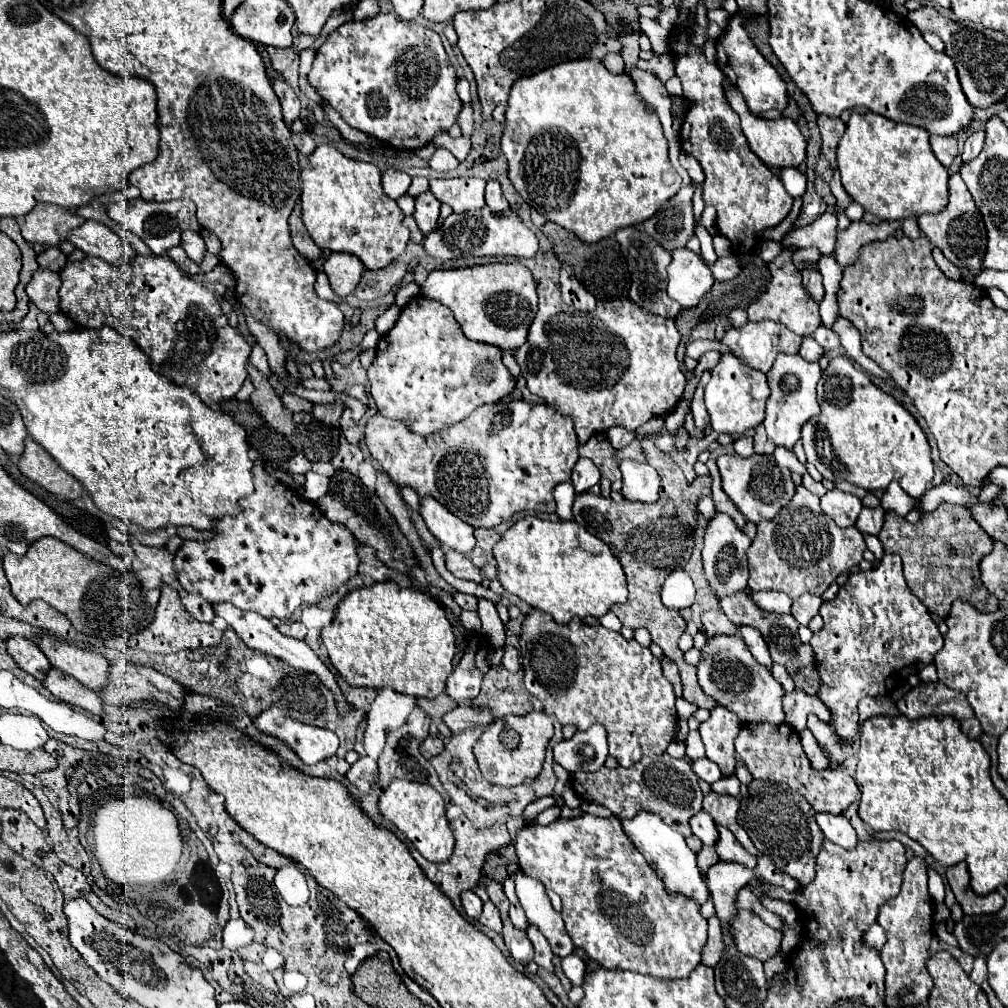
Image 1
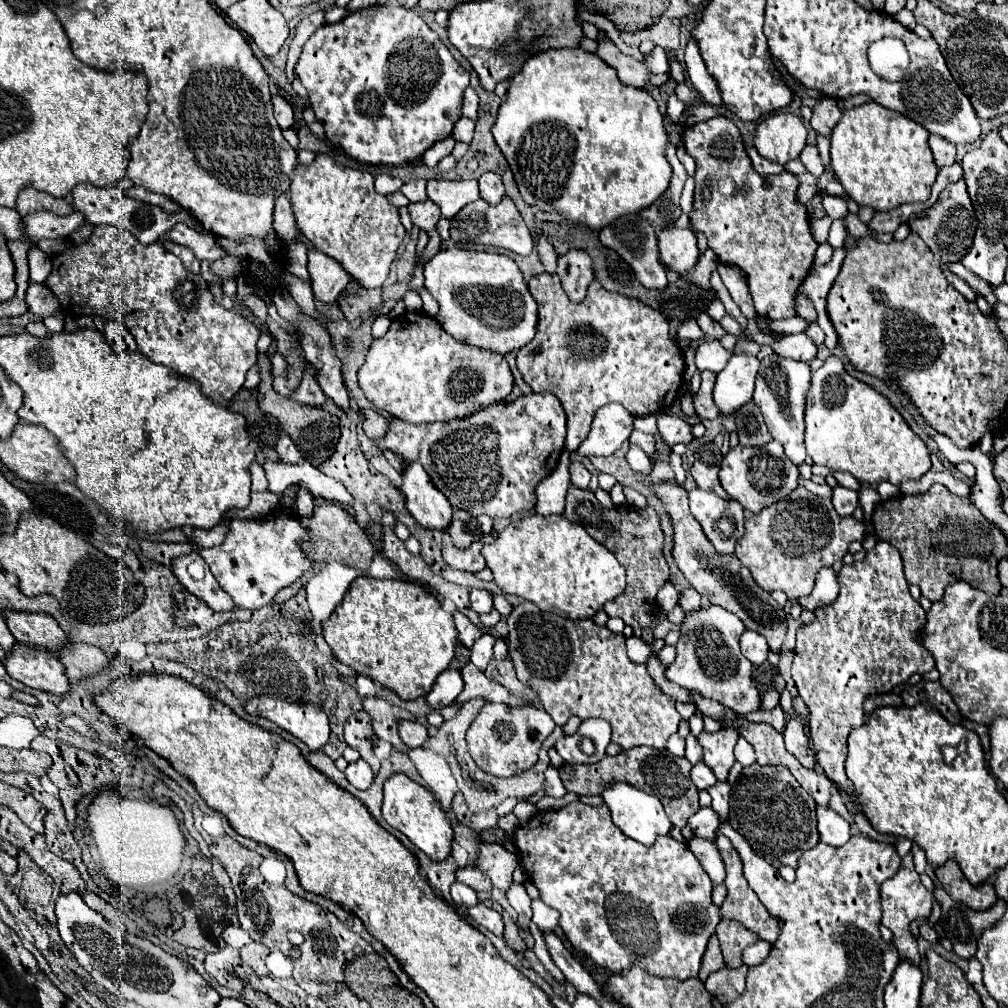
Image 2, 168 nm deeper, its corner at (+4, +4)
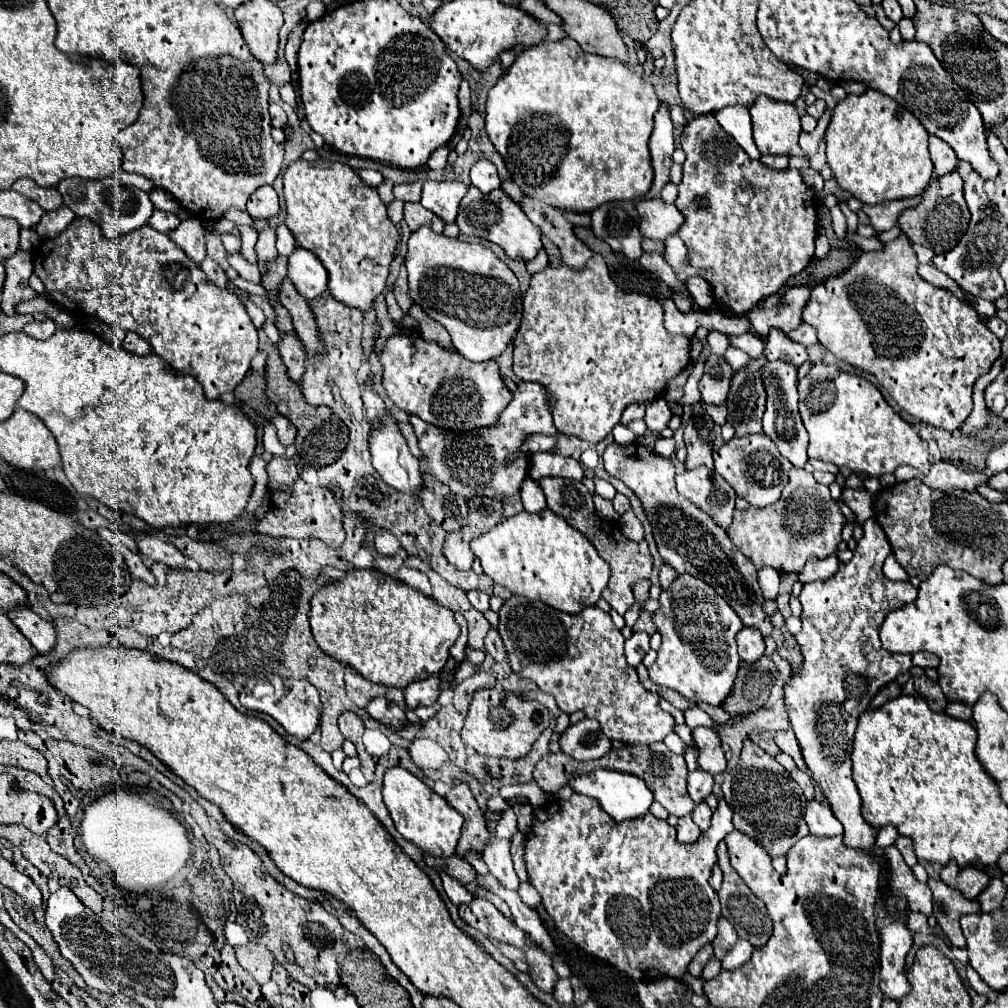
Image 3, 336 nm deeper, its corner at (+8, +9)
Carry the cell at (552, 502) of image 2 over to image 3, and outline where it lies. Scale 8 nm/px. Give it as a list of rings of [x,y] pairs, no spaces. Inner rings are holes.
[[[525,479],[525,481],[523,481],[521,499],[523,499],[525,511],[529,511],[529,513],[537,513],[537,511],[543,511],[543,509],[547,507],[545,495],[543,495],[541,487],[539,487],[533,479]]]

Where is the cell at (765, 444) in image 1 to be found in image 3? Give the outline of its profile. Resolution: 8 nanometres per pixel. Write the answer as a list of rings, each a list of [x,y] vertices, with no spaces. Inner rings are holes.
[[[765,355],[751,359],[743,371],[737,371],[731,381],[727,409],[727,423],[735,429],[735,437],[745,437],[751,433],[761,433],[761,417],[765,411],[767,393],[761,379],[761,367],[765,363]]]

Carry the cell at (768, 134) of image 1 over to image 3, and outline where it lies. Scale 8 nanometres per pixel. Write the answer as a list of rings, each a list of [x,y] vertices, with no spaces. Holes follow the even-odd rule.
[[[757,97],[753,103],[753,139],[763,155],[803,155],[799,149],[801,121],[793,103]]]

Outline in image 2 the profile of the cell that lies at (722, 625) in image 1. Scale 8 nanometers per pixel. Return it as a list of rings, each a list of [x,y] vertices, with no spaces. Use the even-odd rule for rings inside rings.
[[[693,588],[687,590],[687,592],[681,592],[681,598],[679,598],[679,604],[685,612],[695,612],[699,608],[703,608],[703,596],[699,596]]]

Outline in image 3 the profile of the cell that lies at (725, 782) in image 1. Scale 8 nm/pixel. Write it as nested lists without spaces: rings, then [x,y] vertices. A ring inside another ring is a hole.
[[[571,795],[567,801],[553,801],[535,809],[535,823],[527,833],[525,863],[529,881],[539,891],[557,929],[561,929],[583,951],[609,961],[631,979],[647,981],[663,975],[679,977],[685,983],[691,983],[697,995],[703,995],[703,979],[691,977],[687,965],[695,953],[717,935],[717,919],[721,915],[719,897],[709,885],[709,877],[717,863],[715,849],[731,829],[735,827],[725,799],[719,799],[719,807],[713,813],[713,825],[701,833],[695,843],[683,845],[675,837],[675,827],[651,813],[641,815],[639,819],[615,823],[595,799]]]

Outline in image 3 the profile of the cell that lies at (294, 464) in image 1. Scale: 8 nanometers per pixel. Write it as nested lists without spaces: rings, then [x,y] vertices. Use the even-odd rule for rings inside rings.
[[[277,415],[273,419],[273,425],[277,429],[277,437],[279,437],[281,445],[285,445],[285,447],[293,445],[293,441],[295,441],[295,425],[287,417],[283,417],[283,415]]]

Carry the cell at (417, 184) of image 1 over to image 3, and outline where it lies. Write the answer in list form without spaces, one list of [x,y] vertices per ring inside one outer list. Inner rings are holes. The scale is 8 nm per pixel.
[[[419,181],[417,183],[407,183],[407,185],[395,185],[393,195],[395,195],[395,199],[401,199],[401,201],[419,203],[421,187],[423,187],[423,183],[419,183]]]

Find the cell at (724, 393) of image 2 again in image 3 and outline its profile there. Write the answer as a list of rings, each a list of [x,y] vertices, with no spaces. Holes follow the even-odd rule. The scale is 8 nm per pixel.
[[[729,347],[727,353],[725,353],[725,357],[727,357],[727,361],[731,363],[733,371],[739,371],[739,369],[741,369],[743,365],[747,365],[747,361],[749,361],[749,355],[743,353],[743,351],[737,349],[737,347]]]

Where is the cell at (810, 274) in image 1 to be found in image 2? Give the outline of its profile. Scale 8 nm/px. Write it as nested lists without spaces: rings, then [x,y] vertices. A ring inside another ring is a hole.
[[[797,296],[797,298],[795,298],[795,308],[797,308],[799,316],[803,316],[803,318],[809,320],[809,322],[813,322],[815,316],[817,316],[817,312],[815,312],[811,300],[807,300],[807,296]]]

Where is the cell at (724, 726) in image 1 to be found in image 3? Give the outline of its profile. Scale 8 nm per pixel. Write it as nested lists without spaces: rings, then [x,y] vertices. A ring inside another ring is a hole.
[[[697,727],[693,729],[695,743],[699,747],[699,767],[709,771],[711,775],[725,771],[725,753],[721,747],[721,739],[713,729]]]

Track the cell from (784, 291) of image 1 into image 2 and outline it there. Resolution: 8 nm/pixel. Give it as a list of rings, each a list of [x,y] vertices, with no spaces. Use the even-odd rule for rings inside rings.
[[[715,116],[703,122],[697,122],[693,126],[687,126],[683,130],[683,142],[687,148],[687,154],[695,160],[697,164],[697,172],[695,172],[695,210],[689,216],[691,218],[691,226],[699,232],[703,232],[709,240],[709,246],[715,250],[717,258],[723,264],[735,264],[745,272],[747,284],[749,284],[749,292],[753,296],[753,304],[755,310],[761,318],[767,320],[787,320],[797,316],[795,310],[795,292],[799,290],[799,284],[803,284],[811,262],[813,262],[813,254],[817,250],[817,242],[813,240],[811,232],[809,232],[809,216],[805,210],[805,204],[799,204],[795,200],[795,190],[799,186],[797,176],[783,172],[779,176],[763,176],[759,174],[745,150],[745,142],[743,136],[739,132],[739,128],[727,120],[725,116]],[[721,178],[731,178],[735,182],[735,186],[741,184],[749,184],[751,194],[741,196],[741,194],[733,194],[733,196],[723,196],[719,192],[719,180]]]

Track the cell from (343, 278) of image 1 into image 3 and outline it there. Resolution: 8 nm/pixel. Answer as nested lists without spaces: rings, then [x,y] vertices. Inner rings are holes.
[[[297,247],[291,253],[287,263],[287,277],[291,279],[299,295],[307,301],[327,291],[327,271],[323,269],[323,263],[307,249]]]

